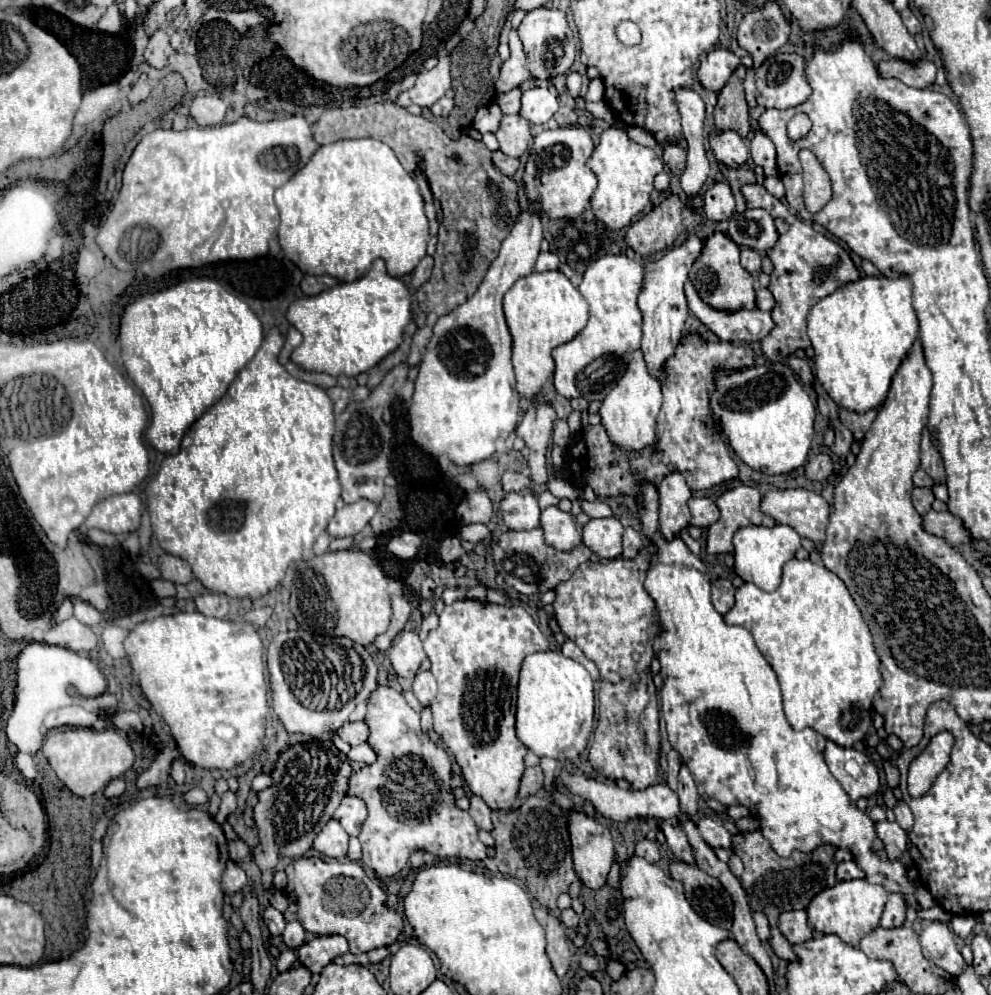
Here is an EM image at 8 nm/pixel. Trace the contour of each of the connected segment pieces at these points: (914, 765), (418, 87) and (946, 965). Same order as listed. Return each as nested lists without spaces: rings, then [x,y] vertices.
[[[938,732],[930,744],[910,762],[908,768],[908,792],[912,798],[922,796],[936,780],[936,776],[944,770],[950,760],[952,734]]]
[[[450,54],[440,56],[438,64],[432,70],[422,70],[416,78],[416,84],[402,92],[396,98],[398,106],[416,104],[420,108],[432,106],[436,100],[440,100],[450,90]]]
[[[930,922],[920,934],[922,952],[938,968],[946,970],[952,976],[960,976],[966,968],[962,954],[956,948],[954,934],[944,922]]]

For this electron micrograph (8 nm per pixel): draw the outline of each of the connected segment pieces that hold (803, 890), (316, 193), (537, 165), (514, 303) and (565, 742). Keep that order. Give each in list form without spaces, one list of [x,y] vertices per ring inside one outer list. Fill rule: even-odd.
[[[760,830],[738,832],[732,836],[732,852],[744,862],[744,874],[740,878],[742,888],[748,894],[752,910],[760,910],[768,916],[772,926],[772,940],[770,940],[772,948],[784,960],[794,960],[794,952],[790,942],[778,932],[778,926],[776,926],[778,914],[786,910],[804,910],[818,892],[838,882],[836,862],[834,862],[836,850],[838,848],[832,844],[822,844],[808,854],[792,852],[788,858],[782,858],[772,850],[770,842],[762,836]]]
[[[338,140],[328,146],[320,146],[310,162],[276,190],[274,202],[280,210],[280,246],[286,258],[290,258],[306,274],[328,274],[340,282],[354,282],[370,270],[376,258],[382,258],[390,276],[400,278],[410,274],[426,256],[430,232],[418,184],[402,168],[392,148],[380,140]]]
[[[556,128],[536,134],[524,170],[526,198],[552,220],[580,216],[588,208],[590,196],[596,190],[596,176],[586,166],[592,152],[594,142],[584,128]]]
[[[558,270],[552,272],[532,272],[520,278],[504,294],[504,316],[512,334],[512,362],[516,372],[516,392],[522,398],[532,400],[542,392],[546,380],[554,372],[554,360],[550,352],[570,342],[588,320],[588,304],[582,294],[572,286],[572,282]]]
[[[562,652],[530,654],[520,670],[516,736],[536,756],[572,760],[588,744],[594,722],[594,682],[586,668]]]

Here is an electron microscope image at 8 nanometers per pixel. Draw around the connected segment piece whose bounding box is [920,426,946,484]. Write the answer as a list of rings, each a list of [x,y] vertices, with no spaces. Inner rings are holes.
[[[926,426],[922,432],[922,454],[920,454],[920,468],[924,468],[932,480],[936,484],[944,484],[946,482],[946,474],[944,474],[944,464],[942,464],[942,456],[938,452],[938,448],[932,442],[932,434],[930,428]]]

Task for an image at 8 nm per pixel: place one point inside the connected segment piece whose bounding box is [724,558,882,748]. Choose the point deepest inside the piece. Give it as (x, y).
(809, 629)

